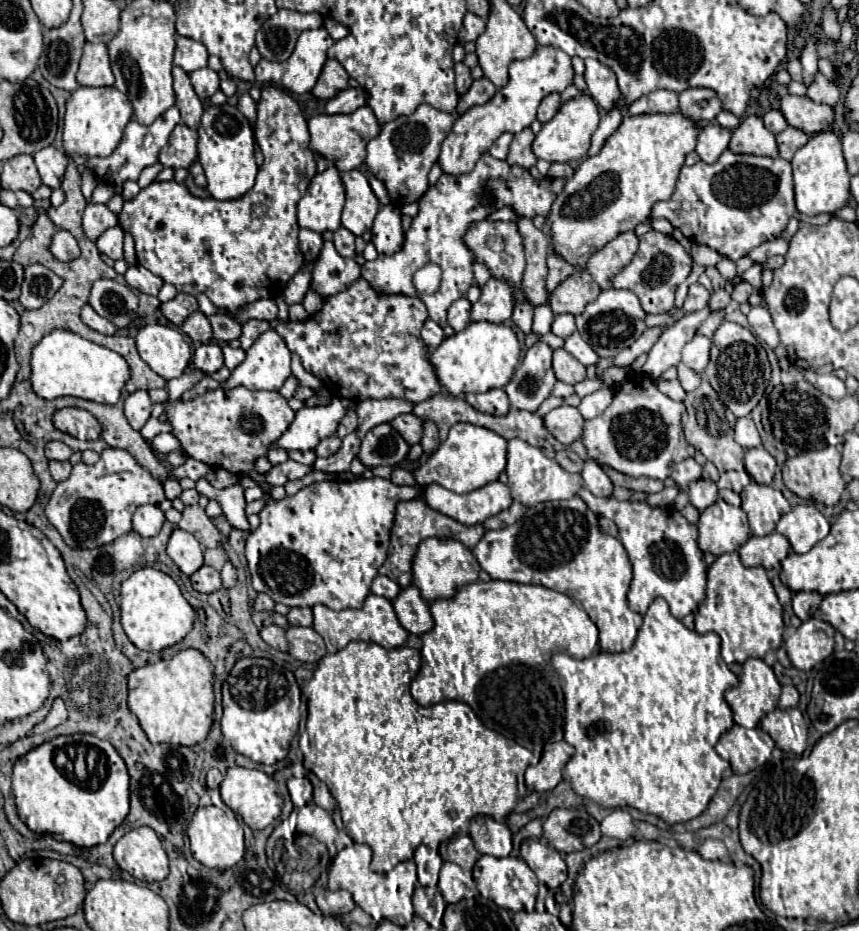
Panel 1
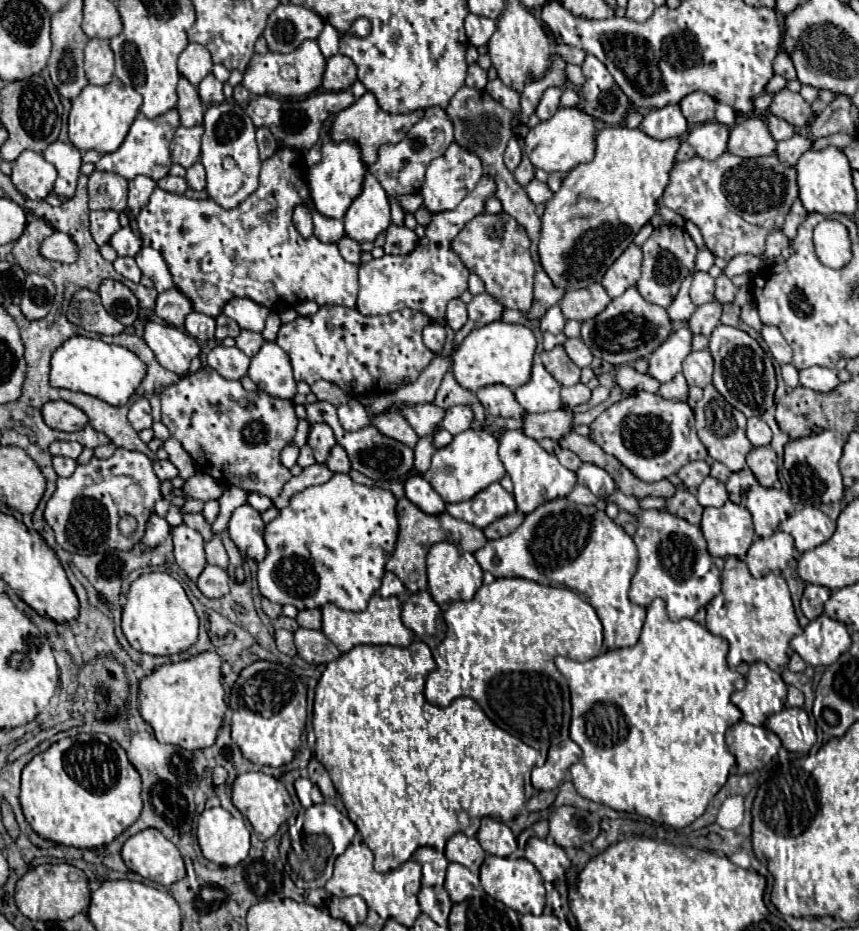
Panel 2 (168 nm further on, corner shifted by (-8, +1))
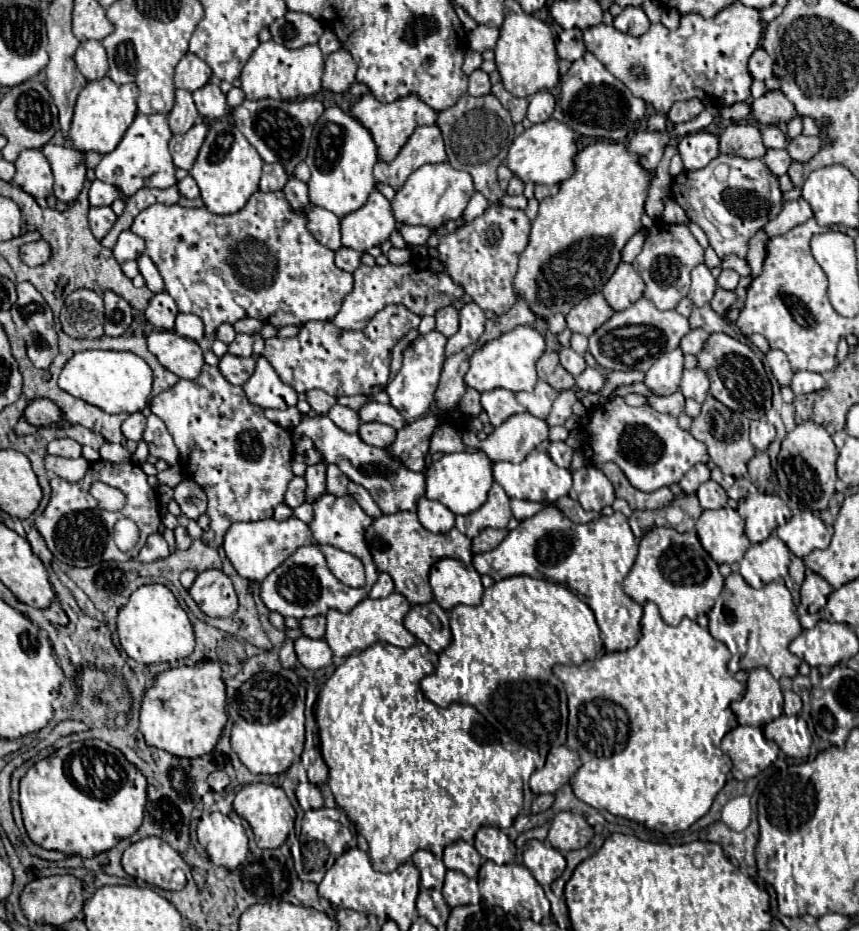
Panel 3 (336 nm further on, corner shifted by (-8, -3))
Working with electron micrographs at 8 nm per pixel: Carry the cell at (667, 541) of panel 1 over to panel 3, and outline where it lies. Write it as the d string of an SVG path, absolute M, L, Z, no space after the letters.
M655 527L641 539L635 565L623 581L623 591L635 603L657 603L667 625L679 625L683 617L697 619L697 615L709 613L721 589L723 575L719 573L717 563L699 543L697 535L693 531L679 533L673 527Z

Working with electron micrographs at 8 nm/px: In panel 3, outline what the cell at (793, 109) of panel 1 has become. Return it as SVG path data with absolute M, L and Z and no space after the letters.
M769 91L767 95L753 99L753 115L759 123L777 125L785 131L787 123L795 117L795 105L781 91Z

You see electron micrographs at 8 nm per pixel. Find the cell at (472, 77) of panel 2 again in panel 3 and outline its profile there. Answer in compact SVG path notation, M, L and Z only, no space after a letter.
M481 69L473 71L469 75L469 95L475 95L475 97L481 97L481 95L487 95L491 91L491 83L489 83L489 75Z

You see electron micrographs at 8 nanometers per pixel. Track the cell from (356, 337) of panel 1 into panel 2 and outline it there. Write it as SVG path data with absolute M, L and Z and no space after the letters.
M323 307L313 317L297 317L295 321L281 325L275 343L289 355L295 381L305 381L307 385L313 385L315 381L325 379L341 387L351 397L361 397L365 393L385 395L397 391L403 381L411 383L411 379L415 379L415 375L419 375L419 371L427 367L427 359L435 355L433 351L427 351L427 347L423 347L421 339L421 331L429 323L431 319L427 319L427 315L407 309L395 311L391 315L365 317L359 315L359 311L347 307Z

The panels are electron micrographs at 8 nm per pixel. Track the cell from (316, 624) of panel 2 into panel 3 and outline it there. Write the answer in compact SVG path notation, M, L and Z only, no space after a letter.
M323 615L305 617L301 621L301 631L303 631L303 635L307 635L311 639L323 639L323 635L325 635L325 617Z

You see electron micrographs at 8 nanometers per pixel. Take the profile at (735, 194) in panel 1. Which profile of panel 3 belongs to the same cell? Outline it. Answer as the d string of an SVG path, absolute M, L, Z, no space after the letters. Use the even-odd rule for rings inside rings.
M719 155L703 169L679 173L671 185L671 195L673 201L685 209L687 217L705 231L709 245L721 259L727 255L745 259L749 241L783 209L779 181L771 175L763 159L747 161L735 155ZM719 167L725 167L727 173L719 175Z

